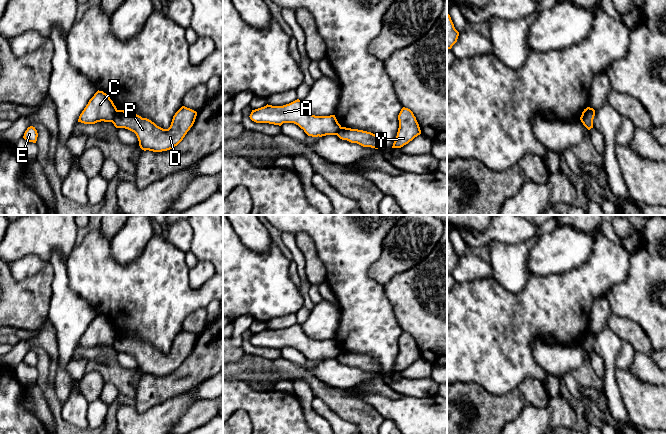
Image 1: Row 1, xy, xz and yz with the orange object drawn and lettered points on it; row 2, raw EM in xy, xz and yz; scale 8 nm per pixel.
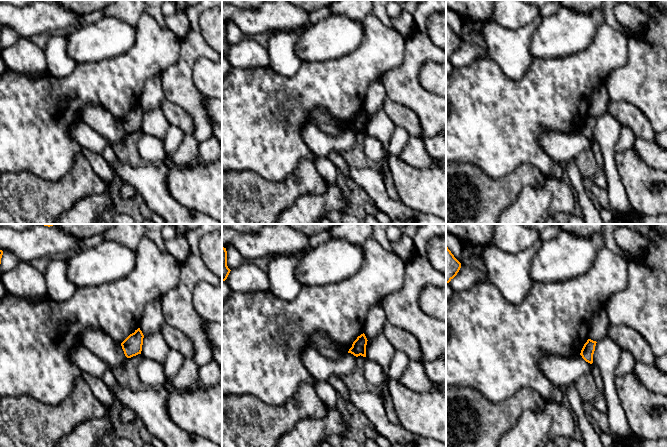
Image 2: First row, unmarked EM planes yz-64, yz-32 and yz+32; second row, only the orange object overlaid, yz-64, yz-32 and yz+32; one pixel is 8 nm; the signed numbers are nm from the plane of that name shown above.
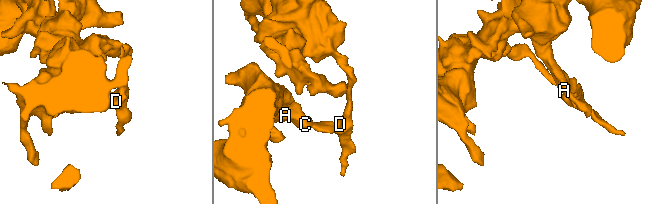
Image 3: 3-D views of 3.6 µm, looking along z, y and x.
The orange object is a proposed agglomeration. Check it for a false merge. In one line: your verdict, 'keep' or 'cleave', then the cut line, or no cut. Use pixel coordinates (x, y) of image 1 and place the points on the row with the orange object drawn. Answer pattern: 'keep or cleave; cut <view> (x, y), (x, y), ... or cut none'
cleave; cut xy (117, 110), (111, 121)

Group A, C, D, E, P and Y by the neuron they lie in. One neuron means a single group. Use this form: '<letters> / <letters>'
A C E / D P Y

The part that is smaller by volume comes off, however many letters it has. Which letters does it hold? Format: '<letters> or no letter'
A, C, E

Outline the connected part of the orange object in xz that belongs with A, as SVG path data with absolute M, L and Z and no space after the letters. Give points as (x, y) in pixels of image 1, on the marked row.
M297 99L283 106L266 105L252 110L250 119L256 123L281 126L283 123L298 125L308 136L322 137L337 135L341 129L335 115L315 116L304 110L302 101Z

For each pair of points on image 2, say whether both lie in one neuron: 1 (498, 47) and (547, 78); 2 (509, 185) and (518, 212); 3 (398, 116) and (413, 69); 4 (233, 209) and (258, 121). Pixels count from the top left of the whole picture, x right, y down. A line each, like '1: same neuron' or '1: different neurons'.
1: different neurons
2: different neurons
3: different neurons
4: different neurons

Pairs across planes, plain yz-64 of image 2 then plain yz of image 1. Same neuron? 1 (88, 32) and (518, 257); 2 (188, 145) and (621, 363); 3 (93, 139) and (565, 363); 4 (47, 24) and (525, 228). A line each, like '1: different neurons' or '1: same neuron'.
1: different neurons
2: different neurons
3: same neuron
4: same neuron

